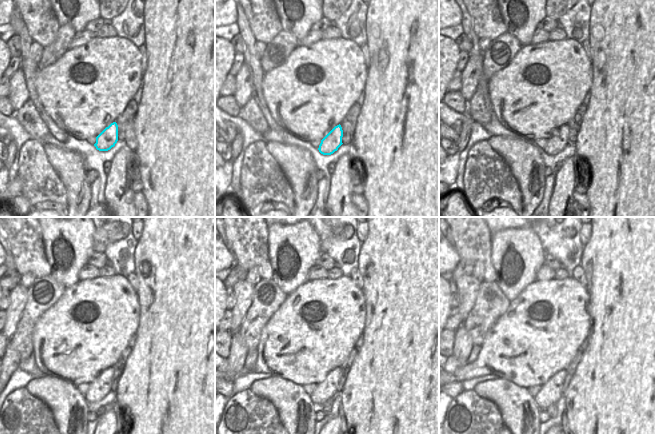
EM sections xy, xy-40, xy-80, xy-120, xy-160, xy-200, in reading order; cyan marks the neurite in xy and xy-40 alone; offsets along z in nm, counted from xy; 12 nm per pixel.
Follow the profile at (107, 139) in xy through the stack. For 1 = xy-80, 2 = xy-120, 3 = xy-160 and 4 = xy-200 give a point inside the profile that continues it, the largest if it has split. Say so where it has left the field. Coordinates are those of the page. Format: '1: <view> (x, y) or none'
1: xy-80 (557, 141)
2: xy-120 (98, 389)
3: xy-160 (326, 390)
4: xy-200 (550, 392)

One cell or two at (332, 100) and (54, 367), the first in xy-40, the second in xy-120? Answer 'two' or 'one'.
one

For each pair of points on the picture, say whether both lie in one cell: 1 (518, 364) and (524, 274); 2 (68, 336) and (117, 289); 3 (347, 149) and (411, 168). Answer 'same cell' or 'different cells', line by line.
1: different cells
2: same cell
3: different cells

